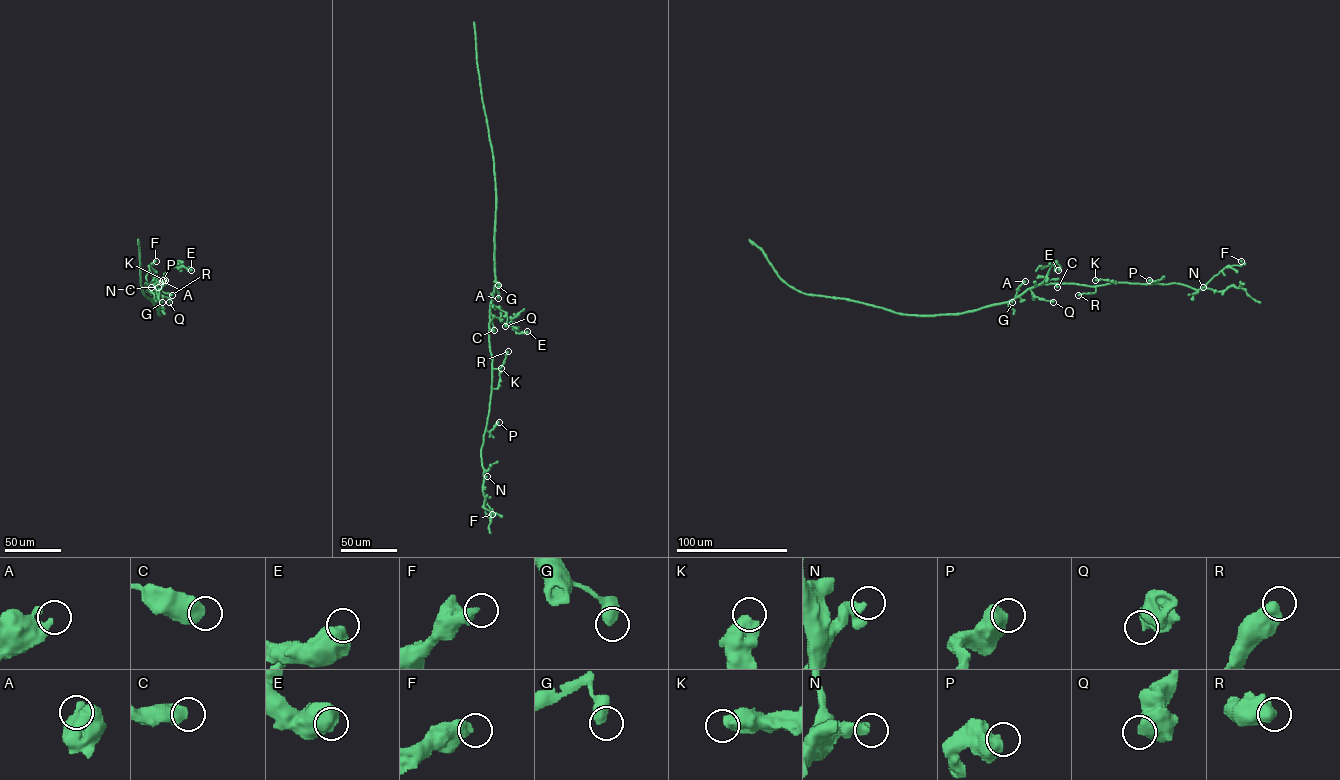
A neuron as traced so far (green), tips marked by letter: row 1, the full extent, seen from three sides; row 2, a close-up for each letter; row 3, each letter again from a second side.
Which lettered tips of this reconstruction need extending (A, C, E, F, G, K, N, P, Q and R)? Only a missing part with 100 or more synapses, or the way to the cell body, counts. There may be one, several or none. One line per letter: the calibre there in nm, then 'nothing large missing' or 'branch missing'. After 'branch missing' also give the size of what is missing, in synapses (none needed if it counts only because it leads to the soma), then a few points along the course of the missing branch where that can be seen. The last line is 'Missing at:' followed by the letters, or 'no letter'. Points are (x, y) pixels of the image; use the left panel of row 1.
A: 460 nm | nothing large missing
C: 650 nm | nothing large missing
E: 750 nm | nothing large missing
F: 440 nm | nothing large missing
G: 550 nm | nothing large missing
K: 650 nm | nothing large missing
N: 480 nm | nothing large missing
P: 700 nm | nothing large missing
Q: 750 nm | nothing large missing
R: 650 nm | nothing large missing
Missing at: no letter

